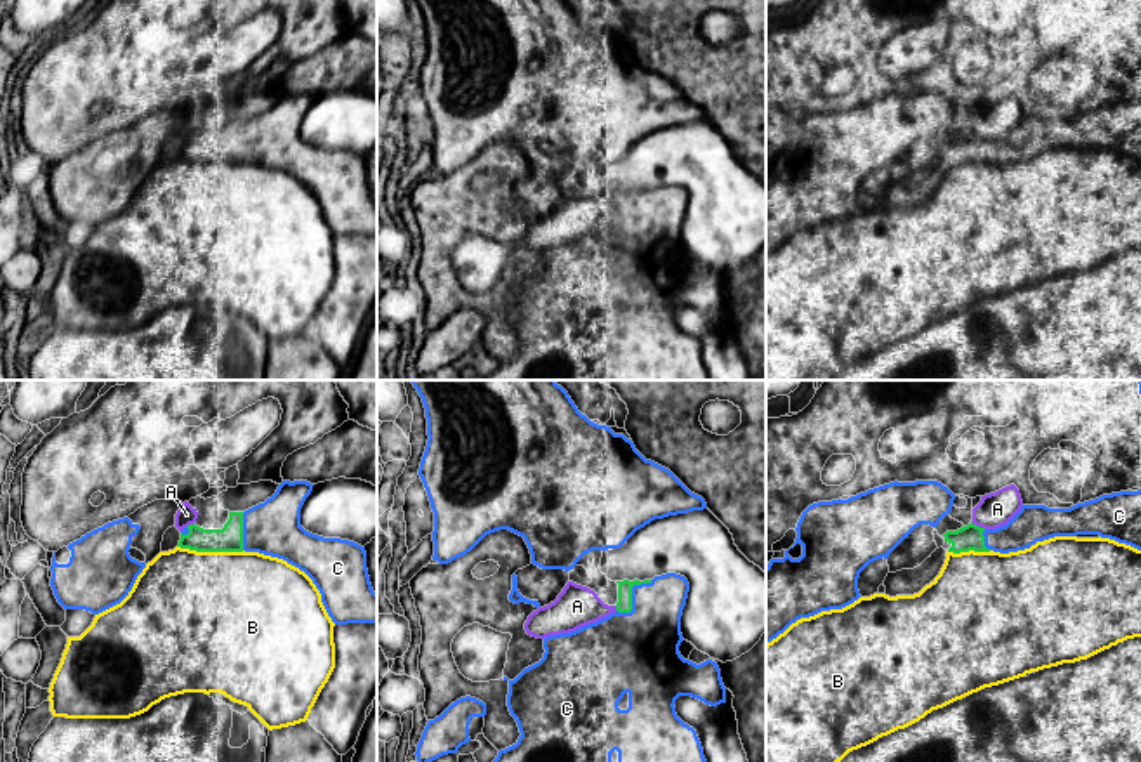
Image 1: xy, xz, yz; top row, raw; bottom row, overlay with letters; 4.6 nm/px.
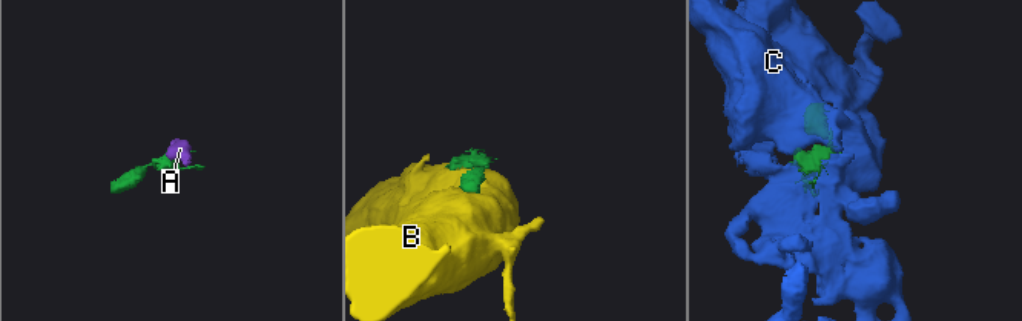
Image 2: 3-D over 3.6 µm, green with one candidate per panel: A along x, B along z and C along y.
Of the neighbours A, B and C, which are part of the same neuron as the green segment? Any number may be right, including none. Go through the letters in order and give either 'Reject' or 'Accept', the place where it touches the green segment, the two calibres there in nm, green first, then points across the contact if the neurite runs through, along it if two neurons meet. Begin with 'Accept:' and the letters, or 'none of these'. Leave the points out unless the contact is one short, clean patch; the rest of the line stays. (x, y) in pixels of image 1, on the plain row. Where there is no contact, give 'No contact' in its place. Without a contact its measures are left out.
Accept: C
A: Reject. Touches green at yz (978, 137). Thickness 120 nm (green) against 160 nm
B: Reject. Touches green at xy (211, 162). Thickness 120 nm (green) against 500 nm
C: Accept. Touches green at xz (631, 207). Thickness 70 nm (green) against 360 nm

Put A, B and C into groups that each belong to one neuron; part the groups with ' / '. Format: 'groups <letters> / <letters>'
groups A B / C

